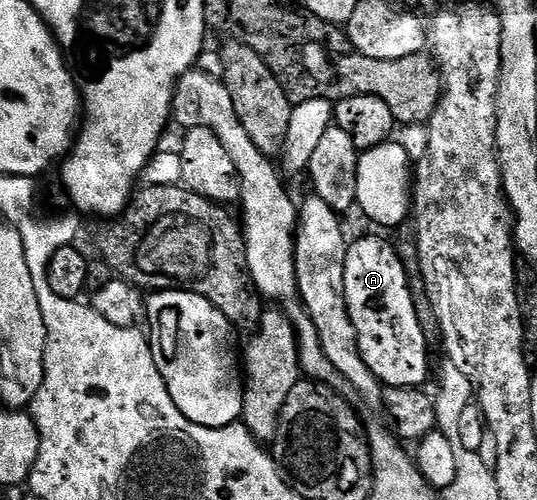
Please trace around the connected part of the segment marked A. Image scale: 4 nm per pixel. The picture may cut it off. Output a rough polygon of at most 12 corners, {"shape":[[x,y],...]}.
{"shape":[[392,242],[348,244],[345,300],[359,353],[385,387],[429,375]]}

